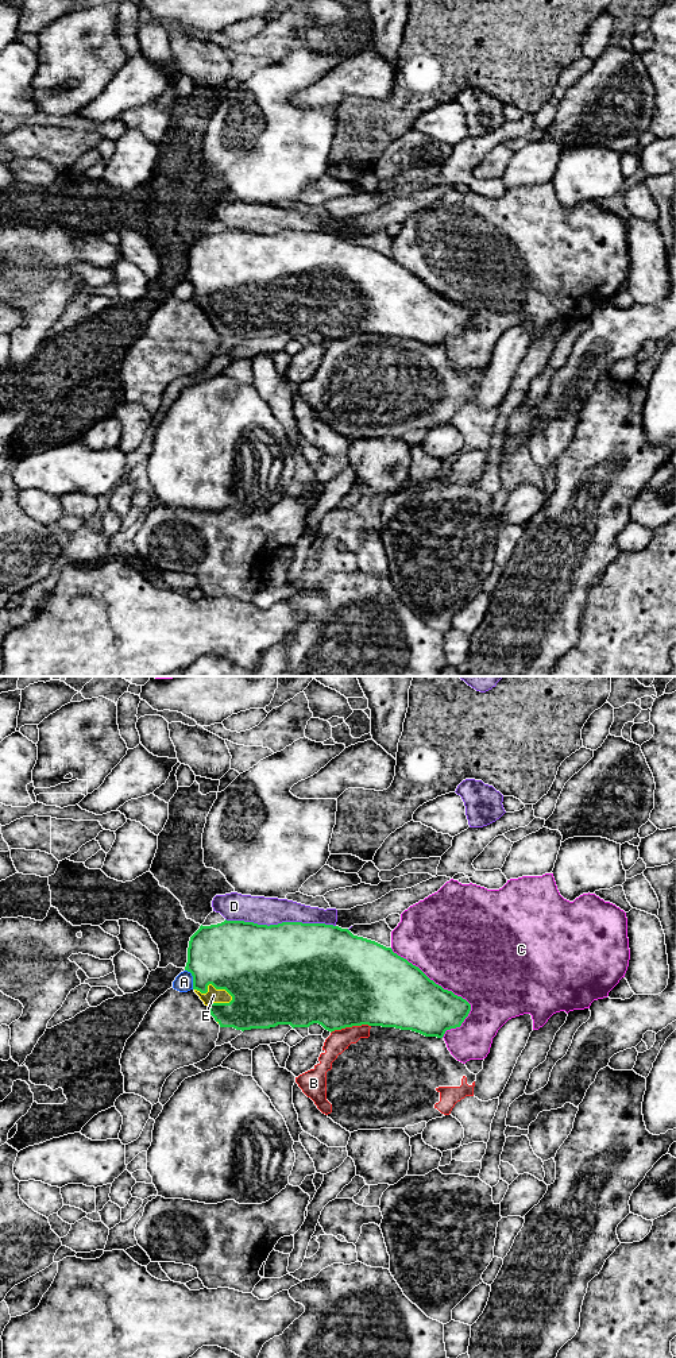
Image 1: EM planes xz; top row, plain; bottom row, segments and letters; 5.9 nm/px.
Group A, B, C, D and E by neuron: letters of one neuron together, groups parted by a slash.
A / B / C / D / E

